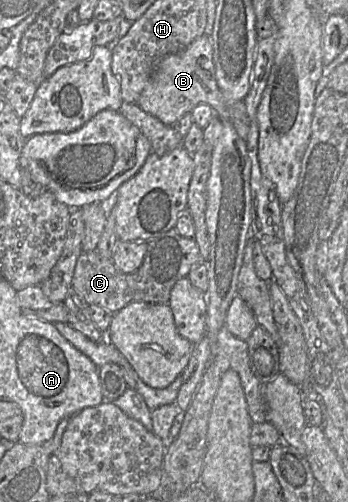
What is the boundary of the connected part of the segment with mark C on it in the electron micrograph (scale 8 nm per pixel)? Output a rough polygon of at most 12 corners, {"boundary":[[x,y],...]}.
{"boundary":[[176,228],[147,242],[142,265],[122,273],[83,251],[72,289],[115,314],[131,302],[166,304],[203,259]]}

